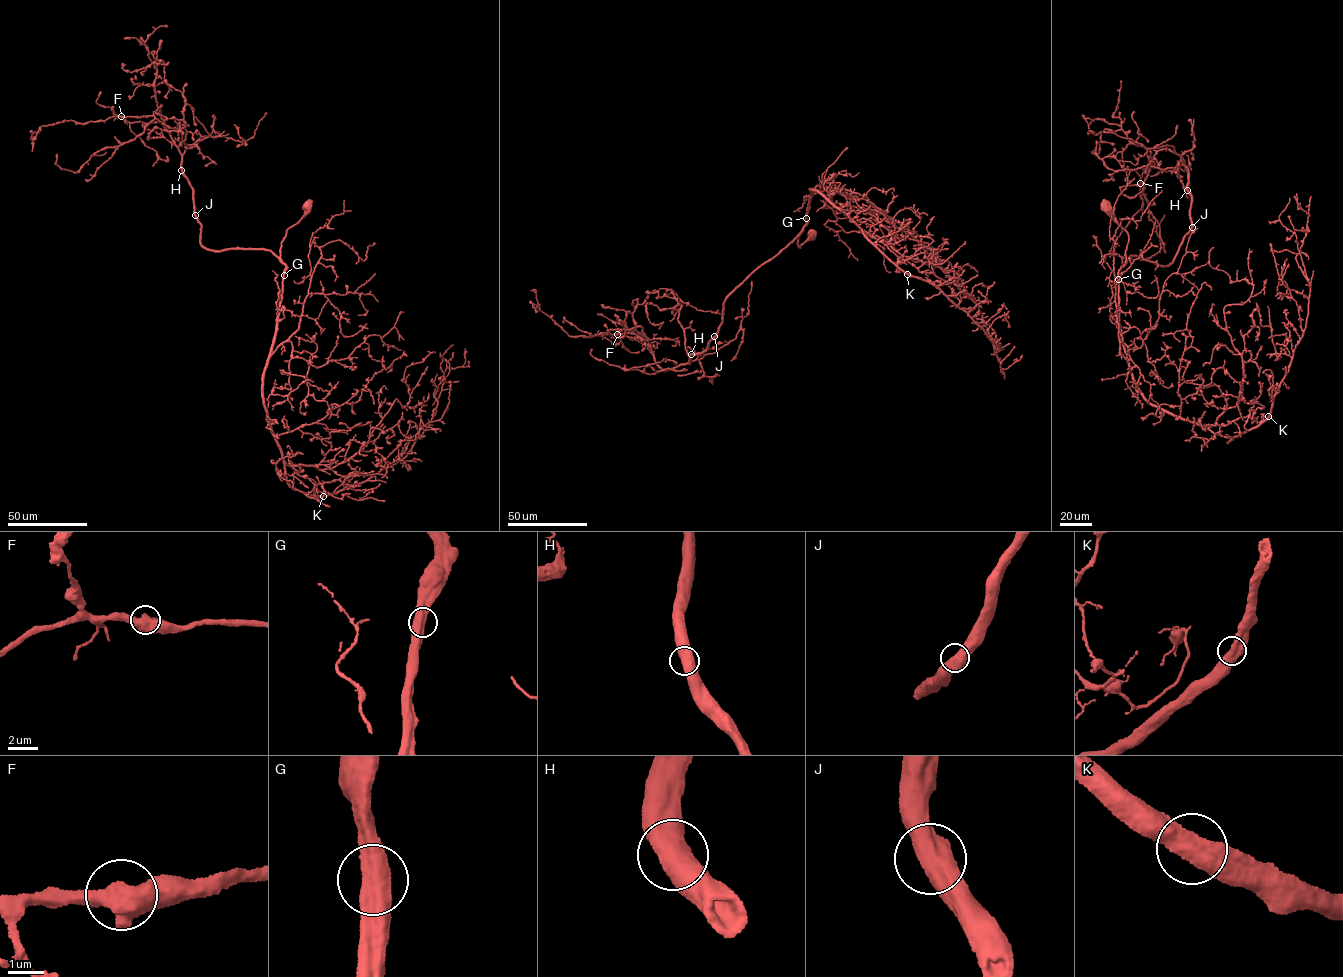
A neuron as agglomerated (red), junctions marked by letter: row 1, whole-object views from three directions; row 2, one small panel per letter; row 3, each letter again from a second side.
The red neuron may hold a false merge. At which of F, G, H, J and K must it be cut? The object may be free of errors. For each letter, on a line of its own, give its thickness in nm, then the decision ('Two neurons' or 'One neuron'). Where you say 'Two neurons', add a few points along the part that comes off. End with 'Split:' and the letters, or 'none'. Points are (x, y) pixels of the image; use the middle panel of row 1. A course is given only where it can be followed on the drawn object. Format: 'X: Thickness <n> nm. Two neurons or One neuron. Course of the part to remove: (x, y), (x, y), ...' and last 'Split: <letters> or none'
F: Thickness 700 nm. One neuron
G: Thickness 650 nm. One neuron
H: Thickness 600 nm. One neuron
J: Thickness 650 nm. One neuron
K: Thickness 600 nm. One neuron
Split: none

